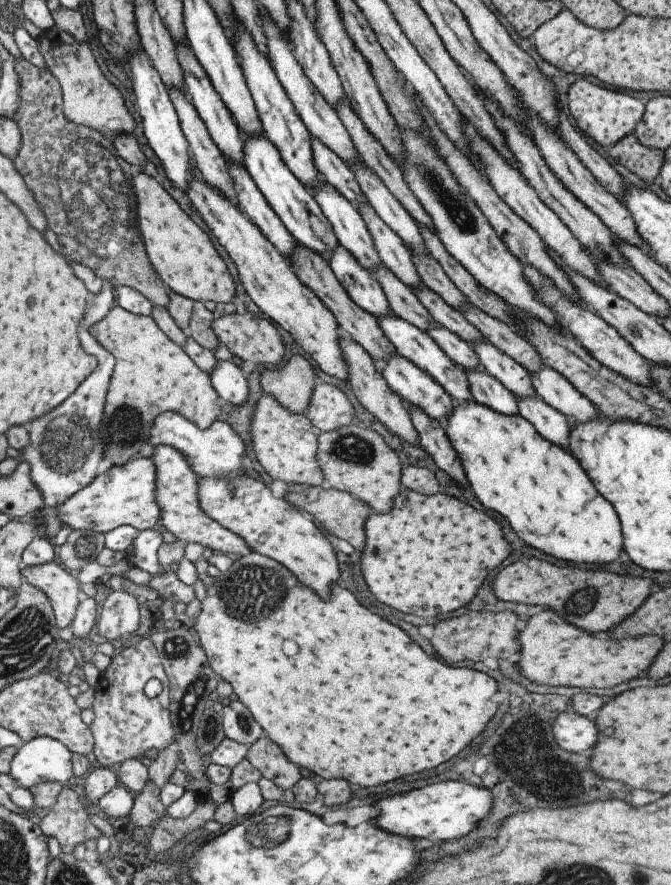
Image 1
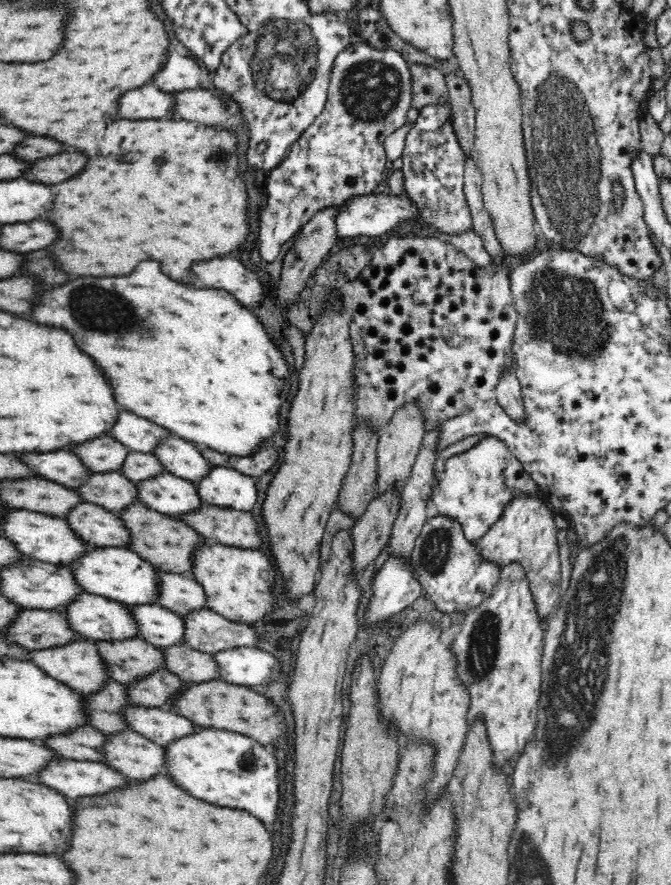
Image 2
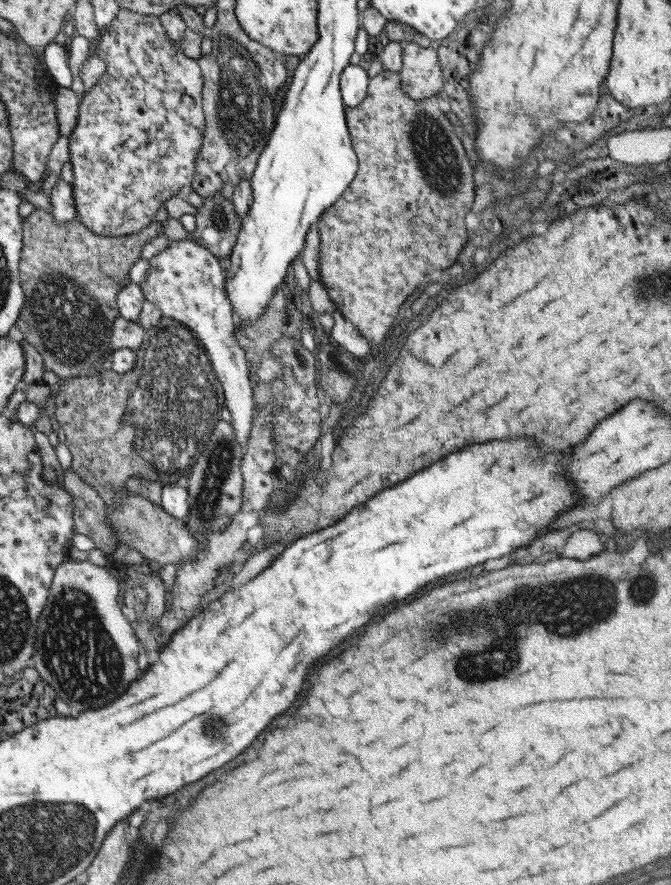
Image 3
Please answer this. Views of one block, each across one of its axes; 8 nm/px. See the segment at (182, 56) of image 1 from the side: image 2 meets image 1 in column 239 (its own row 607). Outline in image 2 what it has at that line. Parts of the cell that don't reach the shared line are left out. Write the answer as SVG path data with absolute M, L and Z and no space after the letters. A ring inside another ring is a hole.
M133 605L131 612L138 625L140 638L158 648L186 644L182 615L155 605Z

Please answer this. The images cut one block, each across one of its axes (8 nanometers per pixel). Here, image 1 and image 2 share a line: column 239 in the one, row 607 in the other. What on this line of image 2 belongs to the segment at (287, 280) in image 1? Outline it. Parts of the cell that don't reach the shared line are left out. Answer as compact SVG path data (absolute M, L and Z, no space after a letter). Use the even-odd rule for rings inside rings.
M207 541L193 550L191 559L191 578L204 589L208 609L232 622L250 625L277 608L272 591L276 582L276 569L260 551Z

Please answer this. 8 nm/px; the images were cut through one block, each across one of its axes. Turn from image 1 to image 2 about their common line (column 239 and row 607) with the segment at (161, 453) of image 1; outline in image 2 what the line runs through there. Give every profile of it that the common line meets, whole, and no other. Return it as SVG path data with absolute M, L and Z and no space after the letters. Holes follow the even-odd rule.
M523 495L512 500L490 530L475 542L484 560L493 562L500 568L510 562L517 562L524 569L538 616L542 620L548 619L562 596L555 512L548 509L546 503L543 496L536 495Z

